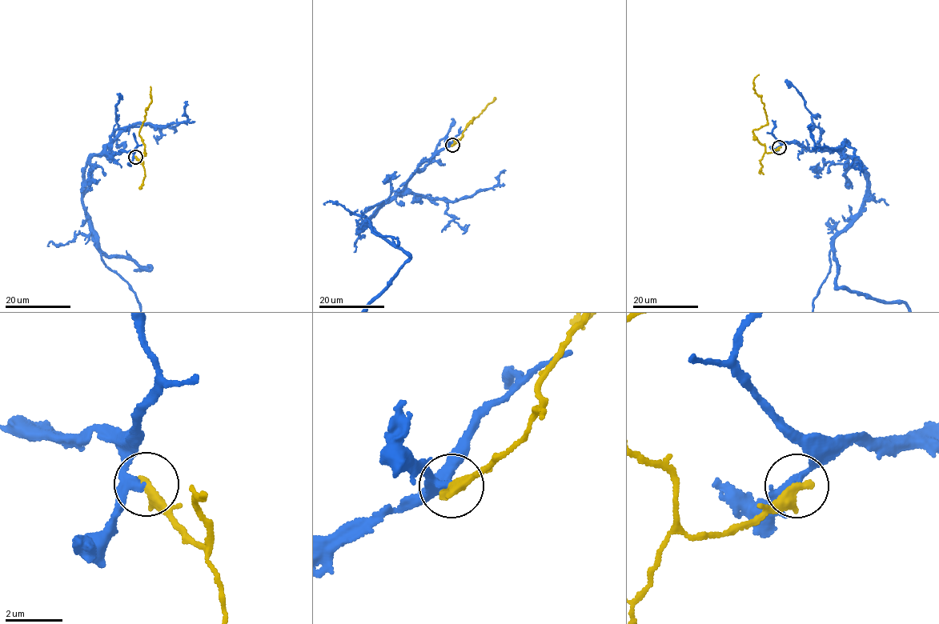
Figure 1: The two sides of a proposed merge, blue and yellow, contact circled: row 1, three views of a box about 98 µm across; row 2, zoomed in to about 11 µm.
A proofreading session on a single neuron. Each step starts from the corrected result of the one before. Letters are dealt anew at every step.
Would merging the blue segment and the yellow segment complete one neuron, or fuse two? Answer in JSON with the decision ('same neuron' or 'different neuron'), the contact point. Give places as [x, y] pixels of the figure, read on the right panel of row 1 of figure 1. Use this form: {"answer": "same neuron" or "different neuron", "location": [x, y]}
{"answer": "different neuron", "location": [779, 147]}

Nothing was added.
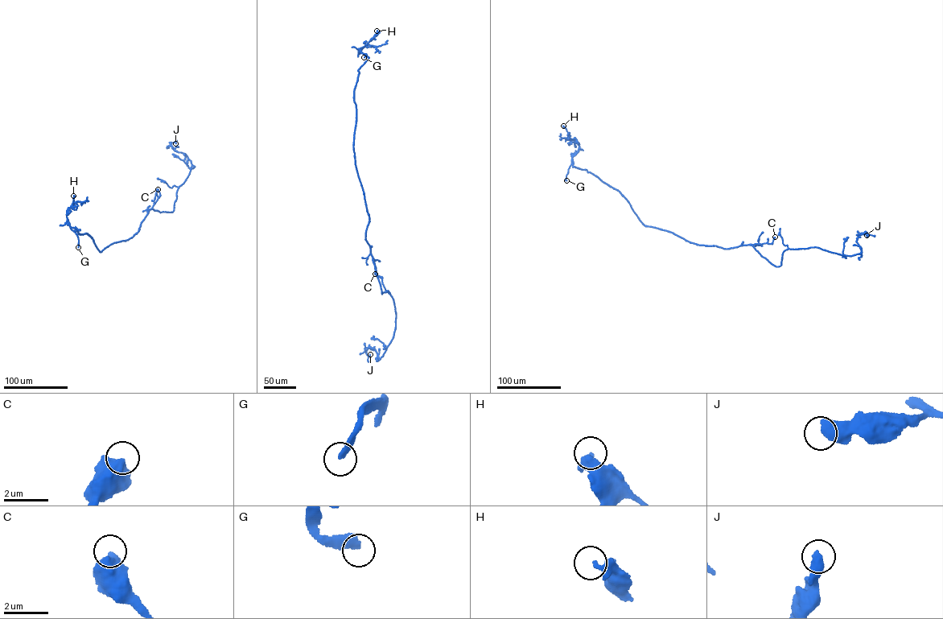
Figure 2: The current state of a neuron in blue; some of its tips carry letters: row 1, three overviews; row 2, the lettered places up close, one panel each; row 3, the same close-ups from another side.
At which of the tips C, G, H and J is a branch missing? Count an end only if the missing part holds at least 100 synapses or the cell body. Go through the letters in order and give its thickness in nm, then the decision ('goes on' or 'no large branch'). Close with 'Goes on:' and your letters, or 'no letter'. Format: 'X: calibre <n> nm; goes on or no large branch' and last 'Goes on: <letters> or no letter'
C: calibre 750 nm; no large branch
G: calibre 300 nm; goes on
H: calibre 320 nm; no large branch
J: calibre 550 nm; no large branch
Goes on: G

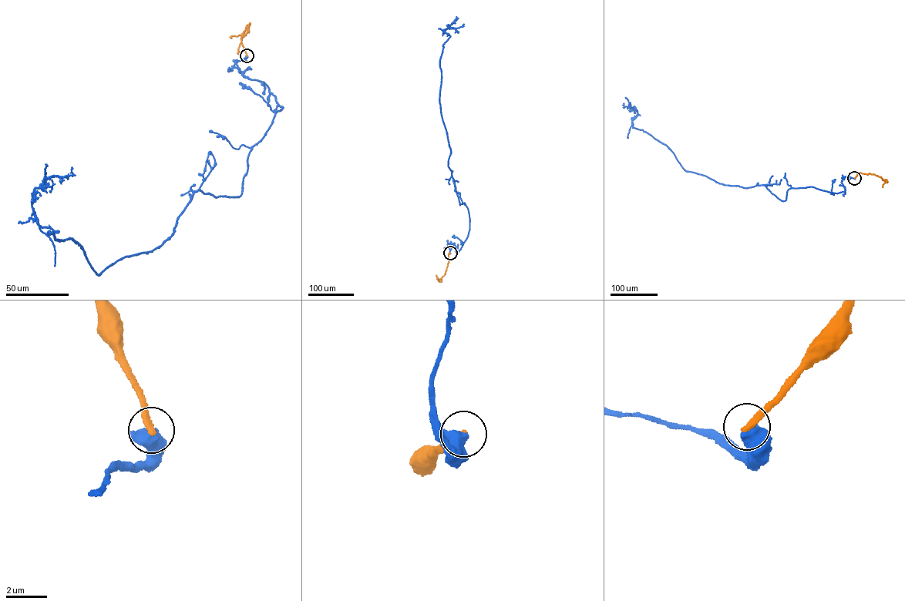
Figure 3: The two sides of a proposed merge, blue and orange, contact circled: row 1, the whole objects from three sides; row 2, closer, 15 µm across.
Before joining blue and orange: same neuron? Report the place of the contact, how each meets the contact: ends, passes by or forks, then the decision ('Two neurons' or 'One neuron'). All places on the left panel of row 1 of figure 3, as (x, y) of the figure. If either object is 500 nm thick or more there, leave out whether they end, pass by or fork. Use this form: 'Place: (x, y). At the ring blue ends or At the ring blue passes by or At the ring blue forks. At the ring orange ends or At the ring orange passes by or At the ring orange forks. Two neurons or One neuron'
Place: (247, 55). Two neurons

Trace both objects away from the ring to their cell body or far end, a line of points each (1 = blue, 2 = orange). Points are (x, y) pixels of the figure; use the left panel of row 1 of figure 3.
1: (247, 55), (239, 69), (282, 108), (238, 197), (195, 192), (162, 244), (99, 275), (32, 207), (72, 167)
2: (247, 55), (241, 38), (247, 31), (247, 26), (250, 24), (243, 34), (230, 38)

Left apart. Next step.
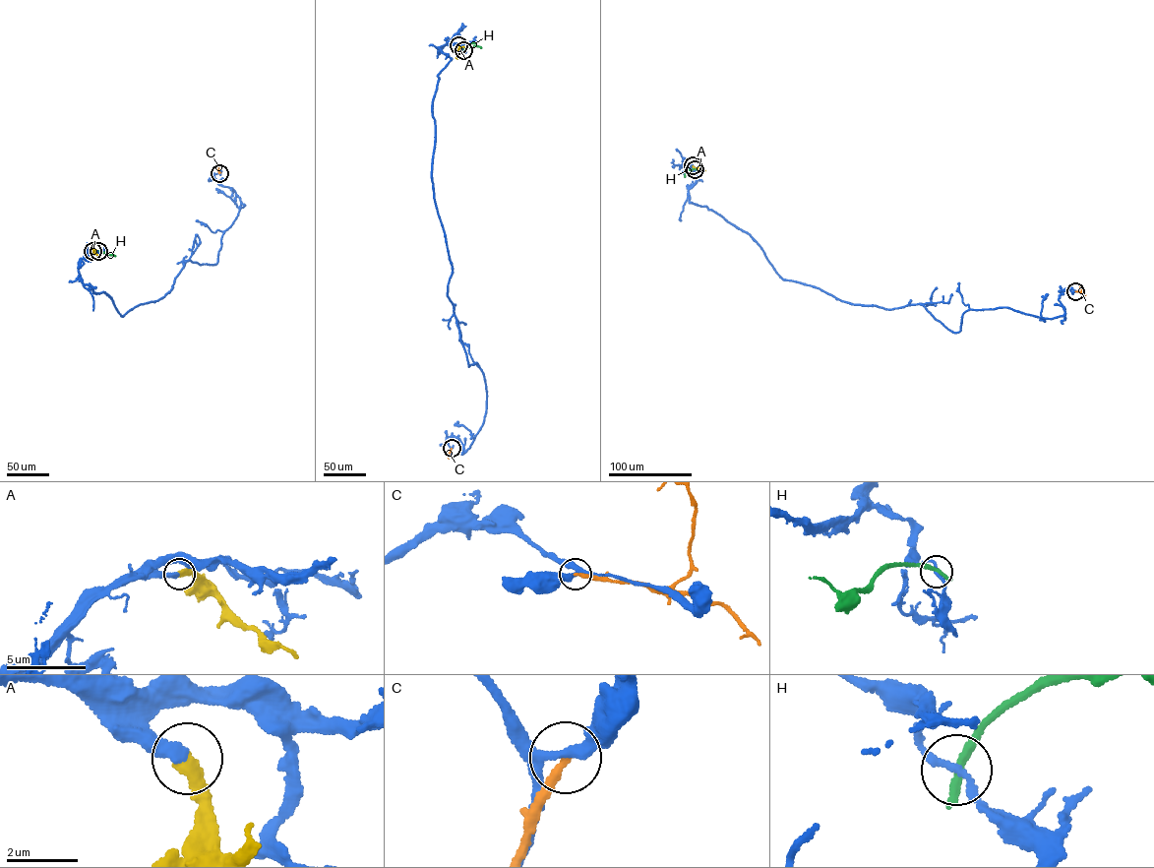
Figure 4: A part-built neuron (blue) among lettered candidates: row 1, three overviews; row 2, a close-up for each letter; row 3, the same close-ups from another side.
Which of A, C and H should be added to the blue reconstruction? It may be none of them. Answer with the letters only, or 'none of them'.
A

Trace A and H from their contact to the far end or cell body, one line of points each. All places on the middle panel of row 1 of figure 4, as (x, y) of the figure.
A: (458, 45), (457, 59)
H: (463, 50), (474, 45), (481, 48)

